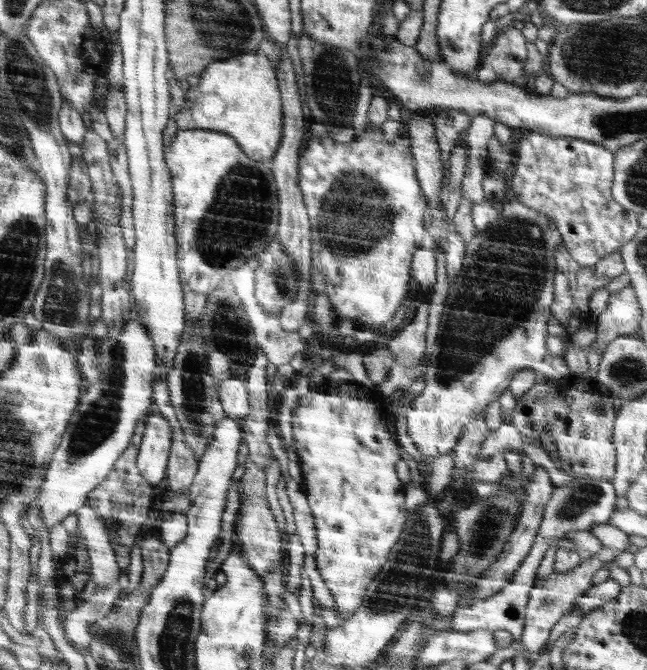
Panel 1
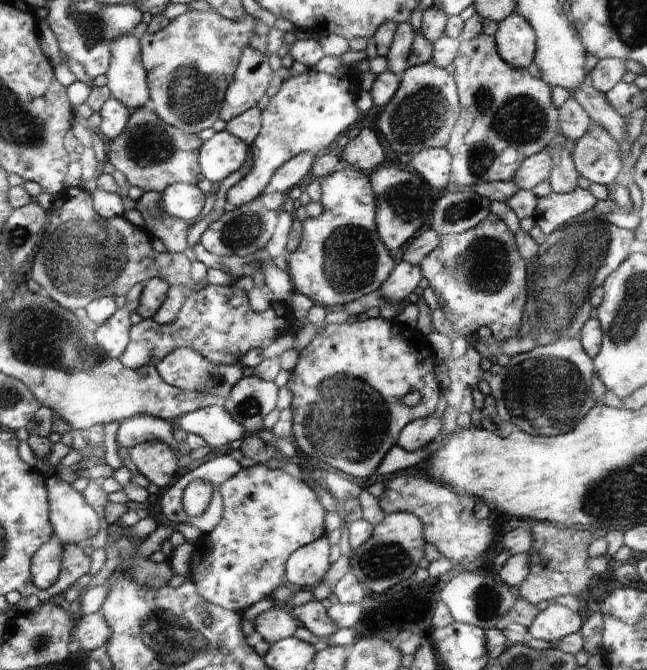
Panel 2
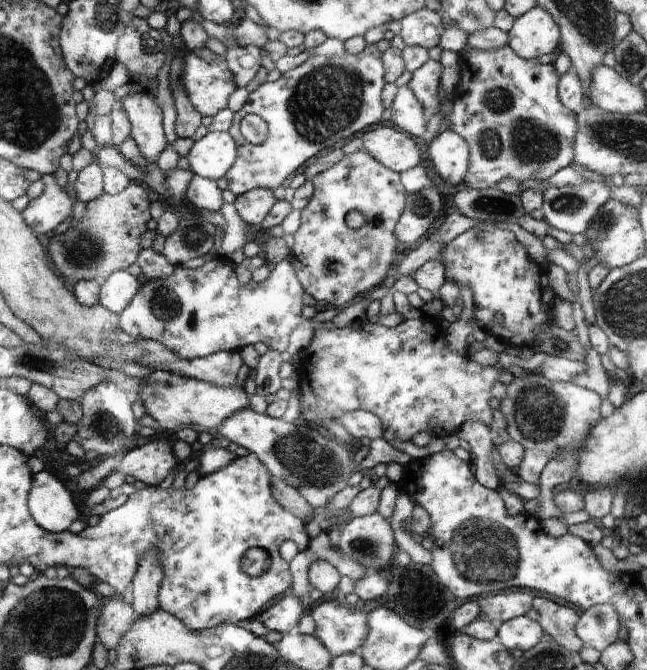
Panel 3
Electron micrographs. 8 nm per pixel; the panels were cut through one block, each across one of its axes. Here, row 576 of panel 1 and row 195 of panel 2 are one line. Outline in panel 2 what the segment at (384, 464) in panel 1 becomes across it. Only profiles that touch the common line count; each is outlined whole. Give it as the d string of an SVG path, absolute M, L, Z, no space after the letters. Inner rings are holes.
M345 166L318 180L322 213L303 220L301 243L287 258L288 274L296 292L308 296L329 310L341 309L368 293L378 291L391 276L394 260L376 232L374 214L378 204L370 178L364 171Z

